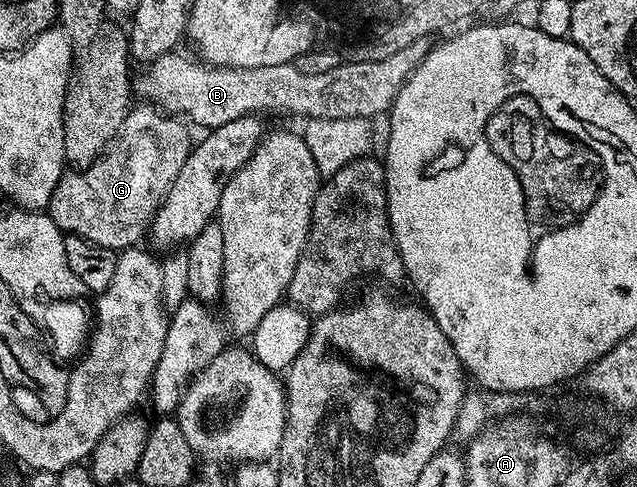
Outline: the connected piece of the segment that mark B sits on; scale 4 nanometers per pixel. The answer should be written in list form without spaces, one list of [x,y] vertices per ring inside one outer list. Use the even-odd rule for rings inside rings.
[[[423,37],[410,47],[393,49],[385,52],[377,61],[348,61],[345,60],[334,71],[326,71],[323,75],[306,75],[306,71],[298,71],[295,63],[275,65],[274,67],[230,67],[199,63],[195,65],[188,57],[179,57],[179,52],[173,51],[162,55],[151,62],[140,74],[135,74],[131,82],[132,92],[141,102],[156,106],[157,109],[169,114],[179,115],[187,119],[193,126],[201,125],[201,130],[217,129],[234,119],[242,119],[264,113],[293,113],[303,119],[354,119],[387,114],[392,108],[398,91],[408,81],[408,77],[417,67],[430,48],[429,38]]]

